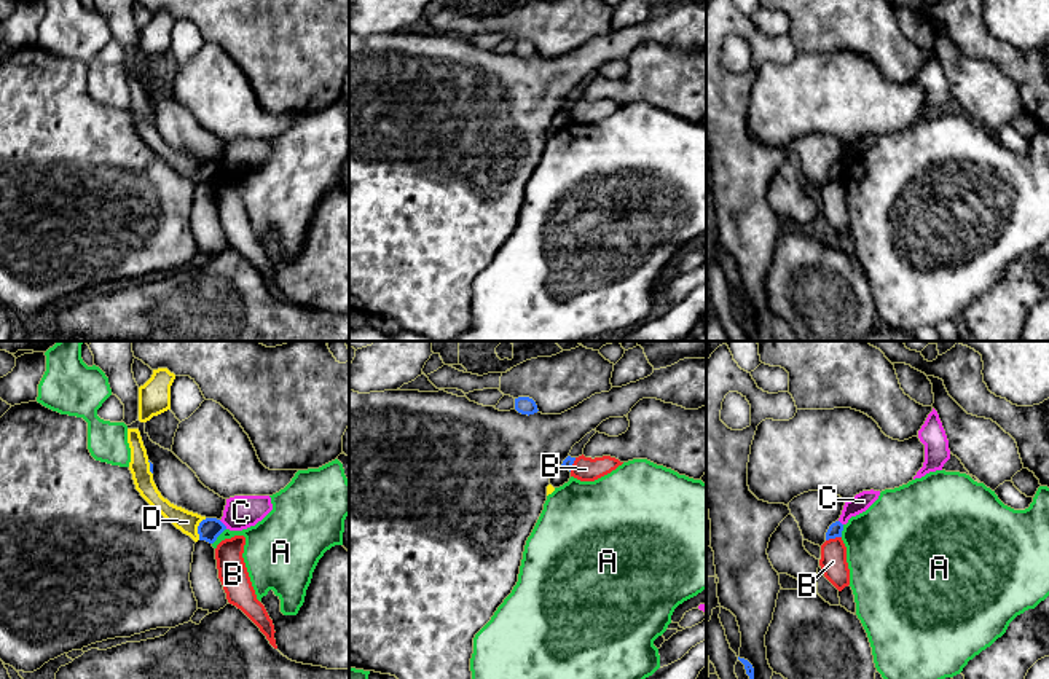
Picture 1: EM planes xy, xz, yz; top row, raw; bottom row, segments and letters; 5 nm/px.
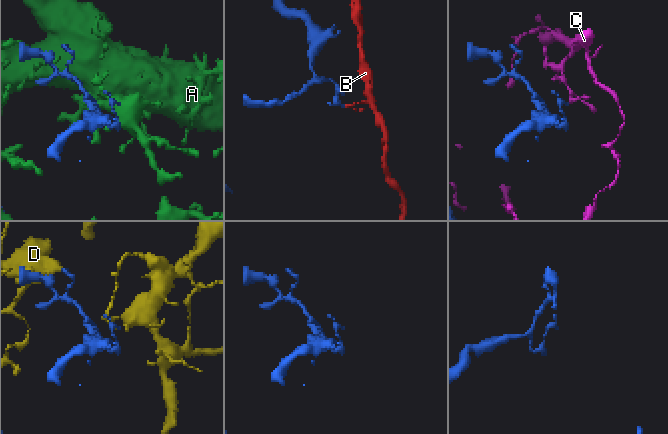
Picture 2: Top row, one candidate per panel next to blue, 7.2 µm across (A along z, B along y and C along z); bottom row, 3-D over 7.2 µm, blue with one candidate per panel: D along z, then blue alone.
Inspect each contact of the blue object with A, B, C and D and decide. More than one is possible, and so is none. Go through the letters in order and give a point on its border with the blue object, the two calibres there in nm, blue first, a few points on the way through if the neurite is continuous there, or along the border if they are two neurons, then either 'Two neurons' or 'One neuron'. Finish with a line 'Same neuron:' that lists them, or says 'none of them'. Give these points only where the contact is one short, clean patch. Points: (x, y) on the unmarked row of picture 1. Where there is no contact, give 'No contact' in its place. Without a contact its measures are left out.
A: Touches blue at xy (219, 177). Thickness 110 nm (blue) against 220 nm. Two neurons
B: Touches blue at yz (832, 180). Thickness 70 nm (blue) against 130 nm. Boundary: yz (840, 179), (826, 184). Two neurons
C: Touches blue at xy (223, 168). Thickness 110 nm (blue) against 170 nm. Two neurons
D: Touches blue at xy (198, 171). Thickness 110 nm (blue) against 110 nm. Two neurons
Same neuron: none of them

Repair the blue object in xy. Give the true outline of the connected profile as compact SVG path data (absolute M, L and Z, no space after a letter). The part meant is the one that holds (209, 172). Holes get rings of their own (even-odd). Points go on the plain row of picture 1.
M206 161L198 169L199 183L214 186L226 169L217 161Z

